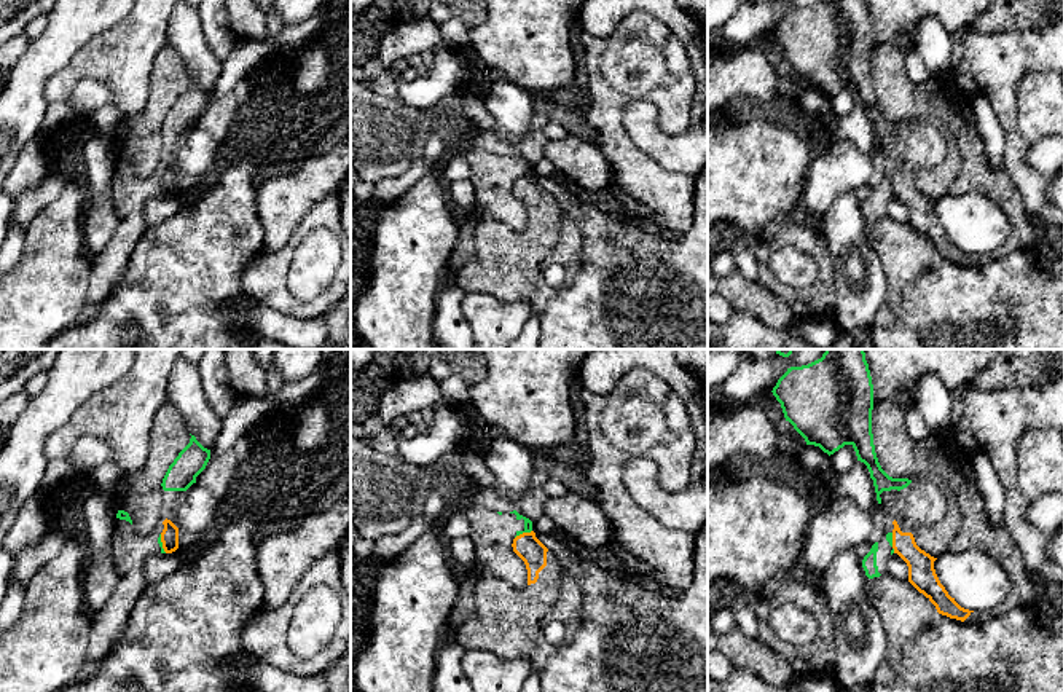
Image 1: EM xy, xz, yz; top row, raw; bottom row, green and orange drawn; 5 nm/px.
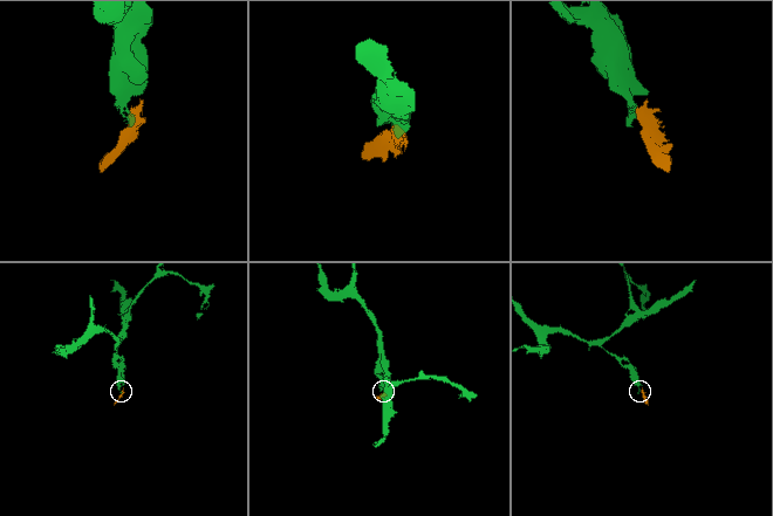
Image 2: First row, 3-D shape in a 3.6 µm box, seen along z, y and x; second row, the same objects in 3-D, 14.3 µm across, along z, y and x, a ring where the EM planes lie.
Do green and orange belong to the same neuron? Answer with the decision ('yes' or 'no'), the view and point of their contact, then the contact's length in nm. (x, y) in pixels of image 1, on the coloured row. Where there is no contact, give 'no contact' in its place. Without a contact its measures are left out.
no | xz (523, 531) | 100 nm

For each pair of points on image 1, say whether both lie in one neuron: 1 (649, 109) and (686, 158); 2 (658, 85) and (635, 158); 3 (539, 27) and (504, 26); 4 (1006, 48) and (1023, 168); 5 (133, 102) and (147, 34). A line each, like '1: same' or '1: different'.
1: same
2: same
3: same
4: same
5: same

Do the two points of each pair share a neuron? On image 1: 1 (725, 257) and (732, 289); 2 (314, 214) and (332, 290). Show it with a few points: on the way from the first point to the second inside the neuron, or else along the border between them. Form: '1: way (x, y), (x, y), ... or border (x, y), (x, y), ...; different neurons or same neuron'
1: border (737, 267), (724, 276); different neurons
2: way (290, 247), (278, 263), (278, 292), (300, 308); same neuron

